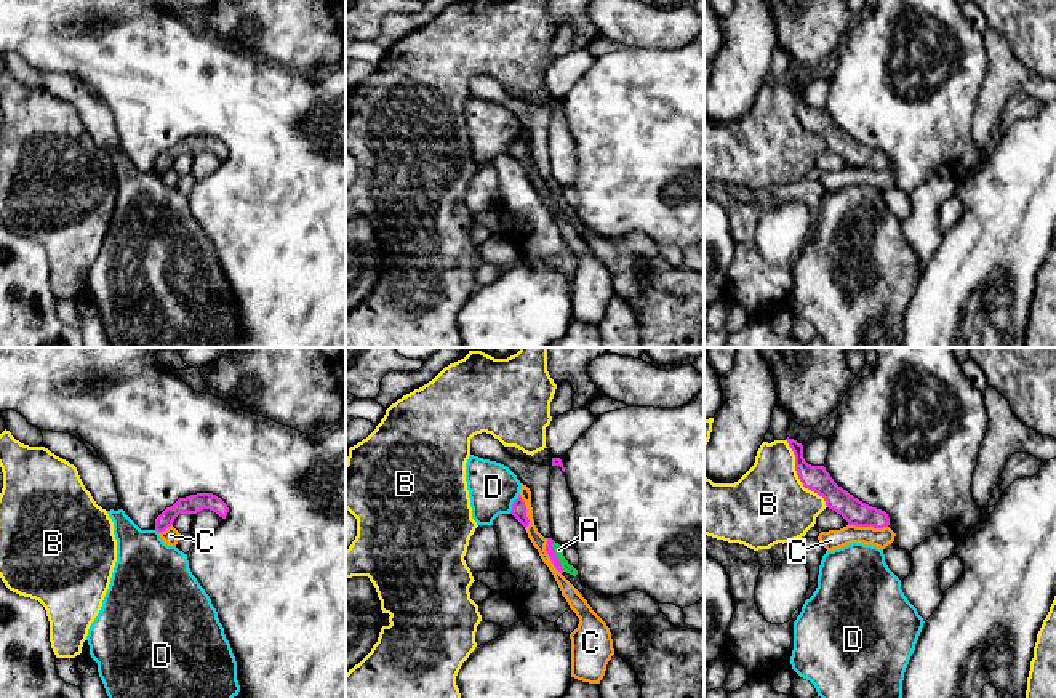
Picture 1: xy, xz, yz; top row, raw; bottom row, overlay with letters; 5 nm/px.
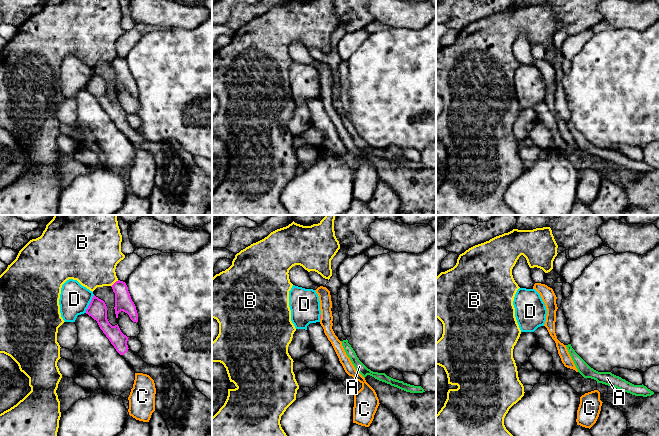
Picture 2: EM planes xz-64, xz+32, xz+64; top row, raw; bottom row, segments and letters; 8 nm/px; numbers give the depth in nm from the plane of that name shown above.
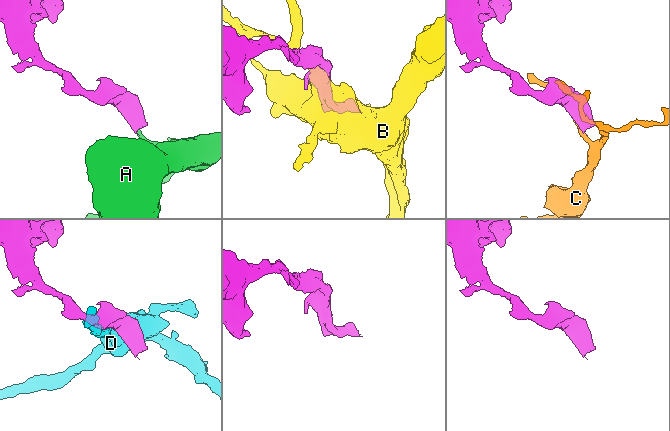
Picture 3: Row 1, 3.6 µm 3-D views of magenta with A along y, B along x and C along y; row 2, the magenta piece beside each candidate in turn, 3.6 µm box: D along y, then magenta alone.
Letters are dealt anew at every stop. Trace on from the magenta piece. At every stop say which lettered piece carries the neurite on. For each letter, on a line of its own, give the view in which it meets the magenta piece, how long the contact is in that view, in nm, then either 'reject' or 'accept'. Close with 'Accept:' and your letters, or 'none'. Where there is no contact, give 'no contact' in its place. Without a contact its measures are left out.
A: xz | 160 nm | reject
B: yz | 400 nm | reject
C: yz | 200 nm | reject
D: xz | 120 nm | reject
Accept: none

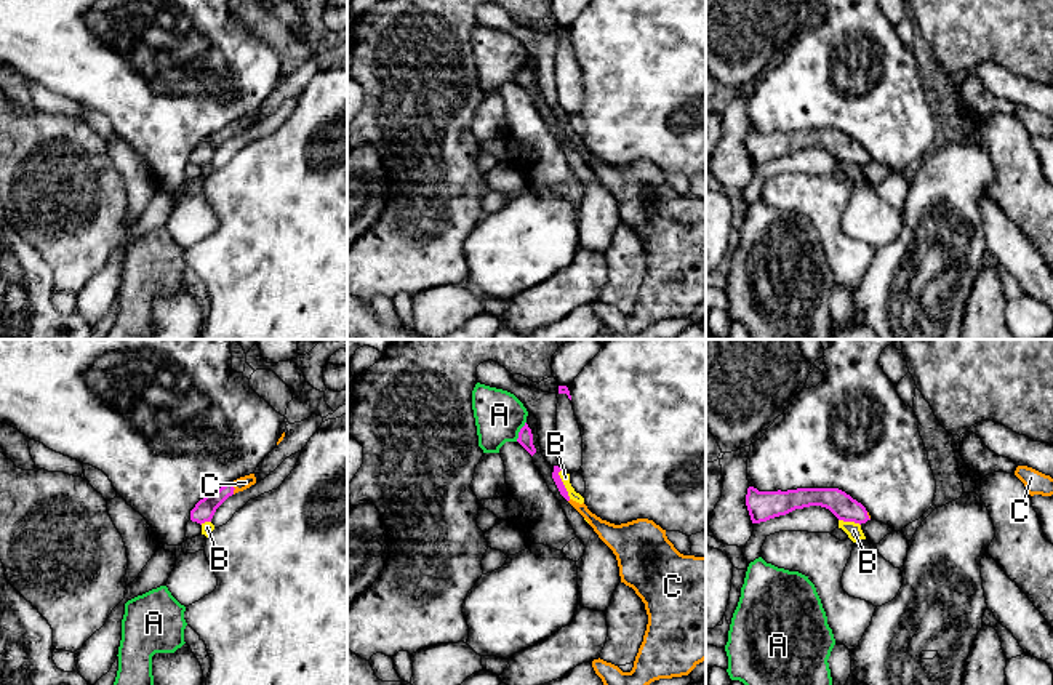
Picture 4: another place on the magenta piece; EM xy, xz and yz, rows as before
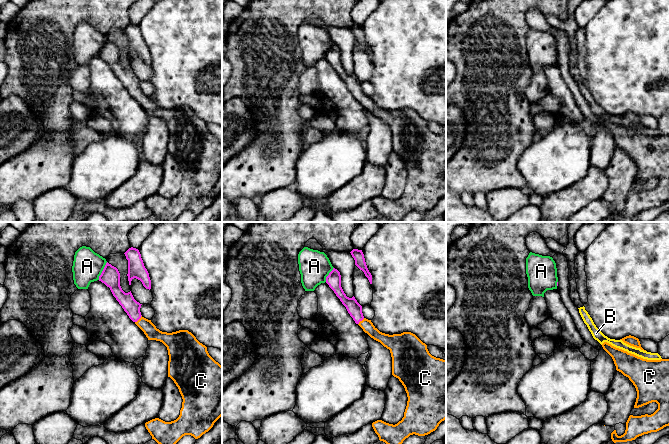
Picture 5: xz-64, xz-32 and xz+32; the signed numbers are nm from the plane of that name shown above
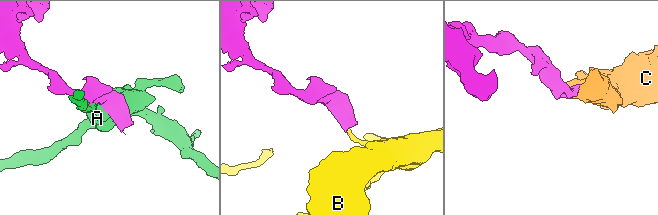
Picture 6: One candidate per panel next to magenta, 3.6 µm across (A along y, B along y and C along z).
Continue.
A: xz | 120 nm | reject
B: xz | 160 nm | reject
C: xy | 60 nm | accept
Accept: C

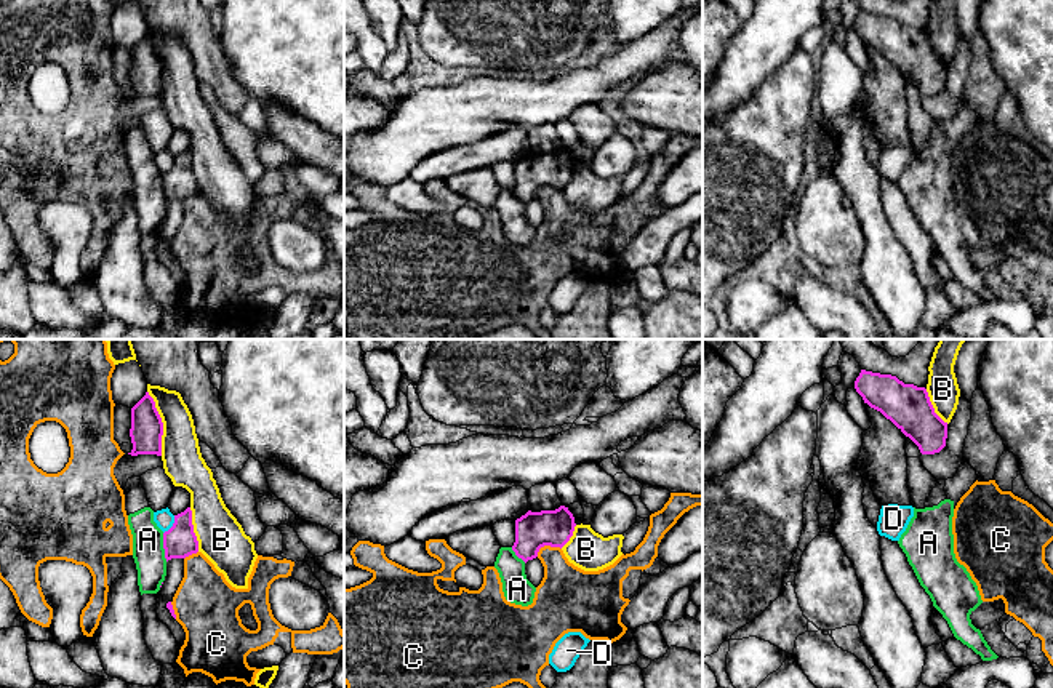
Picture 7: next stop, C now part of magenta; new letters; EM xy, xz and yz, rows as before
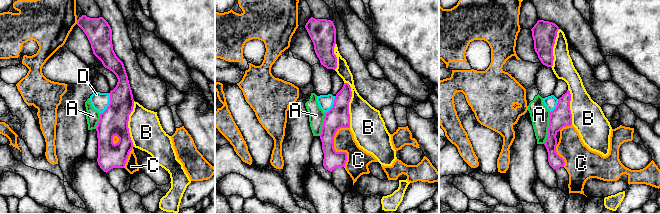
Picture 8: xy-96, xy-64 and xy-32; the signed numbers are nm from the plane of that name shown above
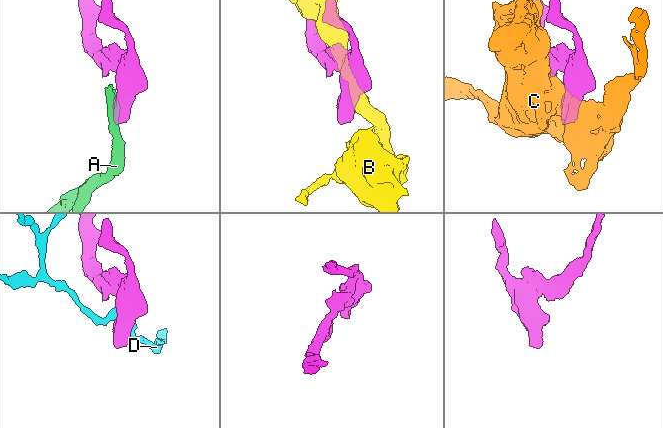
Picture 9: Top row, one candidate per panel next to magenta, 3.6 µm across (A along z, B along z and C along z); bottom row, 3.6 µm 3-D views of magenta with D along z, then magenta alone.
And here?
A: xy | 150 nm | accept
B: xy | 340 nm | reject
C: xz | 130 nm | reject
D: xy | 110 nm | reject
Accept: A

